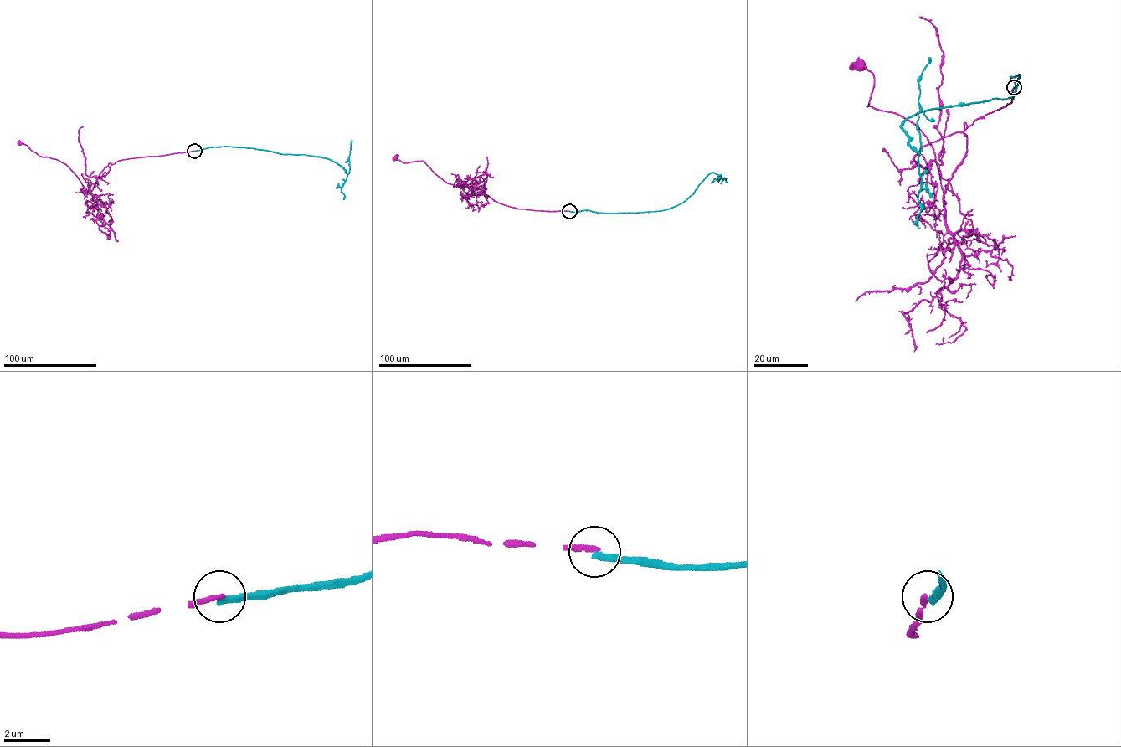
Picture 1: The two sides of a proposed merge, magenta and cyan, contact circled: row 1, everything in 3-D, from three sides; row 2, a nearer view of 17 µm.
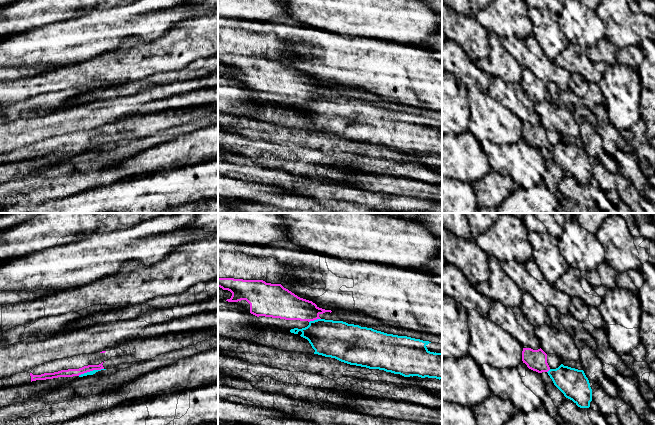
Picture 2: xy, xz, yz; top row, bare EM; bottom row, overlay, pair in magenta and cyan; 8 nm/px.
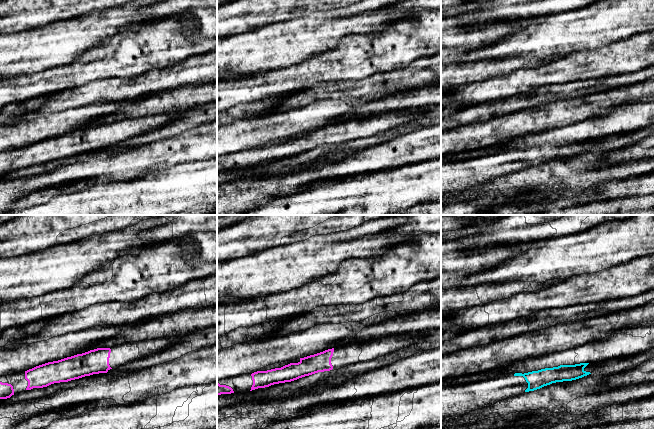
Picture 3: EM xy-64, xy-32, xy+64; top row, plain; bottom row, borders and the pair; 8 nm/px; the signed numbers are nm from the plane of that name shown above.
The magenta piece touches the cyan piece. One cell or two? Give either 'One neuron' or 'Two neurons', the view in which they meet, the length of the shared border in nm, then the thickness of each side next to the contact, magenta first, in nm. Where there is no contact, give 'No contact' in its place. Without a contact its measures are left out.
Two neurons. Touches magenta in xy. Shared border 220 nm. Thickness 60 nm (magenta) against 30 nm

